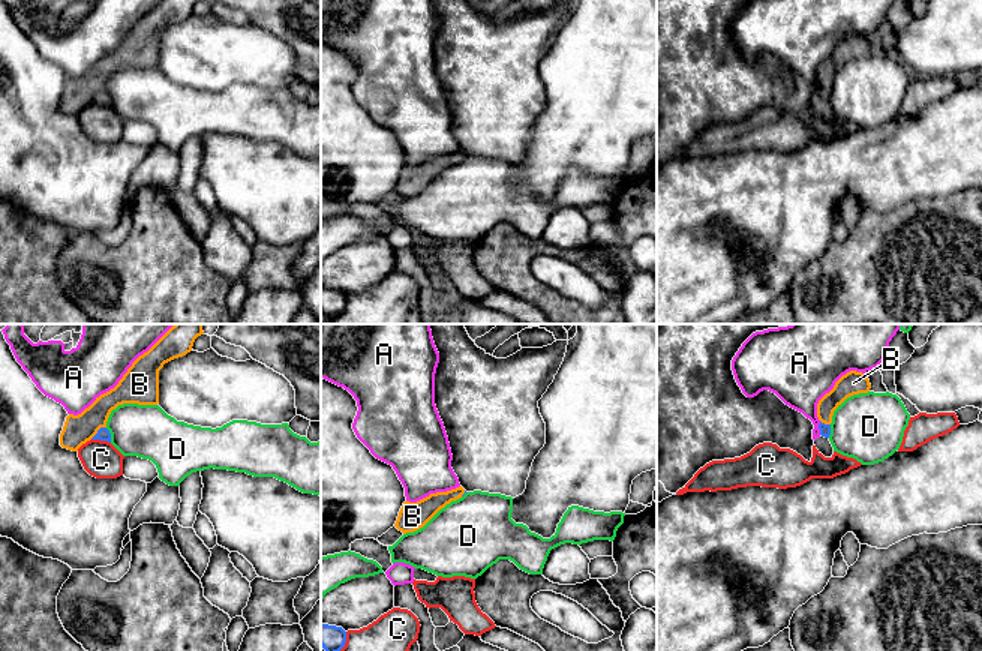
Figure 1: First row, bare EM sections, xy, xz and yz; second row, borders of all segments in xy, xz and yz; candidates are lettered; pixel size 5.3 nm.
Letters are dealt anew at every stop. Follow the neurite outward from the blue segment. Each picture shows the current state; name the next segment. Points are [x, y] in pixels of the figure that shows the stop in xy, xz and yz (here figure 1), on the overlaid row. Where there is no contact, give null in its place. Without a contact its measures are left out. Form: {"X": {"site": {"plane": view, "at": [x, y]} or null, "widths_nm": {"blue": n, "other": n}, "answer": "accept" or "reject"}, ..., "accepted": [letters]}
{"A": {"site": {"plane": "yz", "at": [819, 428]}, "widths_nm": {"blue": 60, "other": 240}, "answer": "reject"}, "B": {"site": {"plane": "xy", "at": [98, 431]}, "widths_nm": {"blue": 70, "other": 160}, "answer": "reject"}, "C": {"site": {"plane": "xy", "at": [101, 440]}, "widths_nm": {"blue": 70, "other": 200}, "answer": "reject"}, "D": {"site": {"plane": "xy", "at": [110, 435]}, "widths_nm": {"blue": 70, "other": 280}, "answer": "reject"}, "accepted": []}

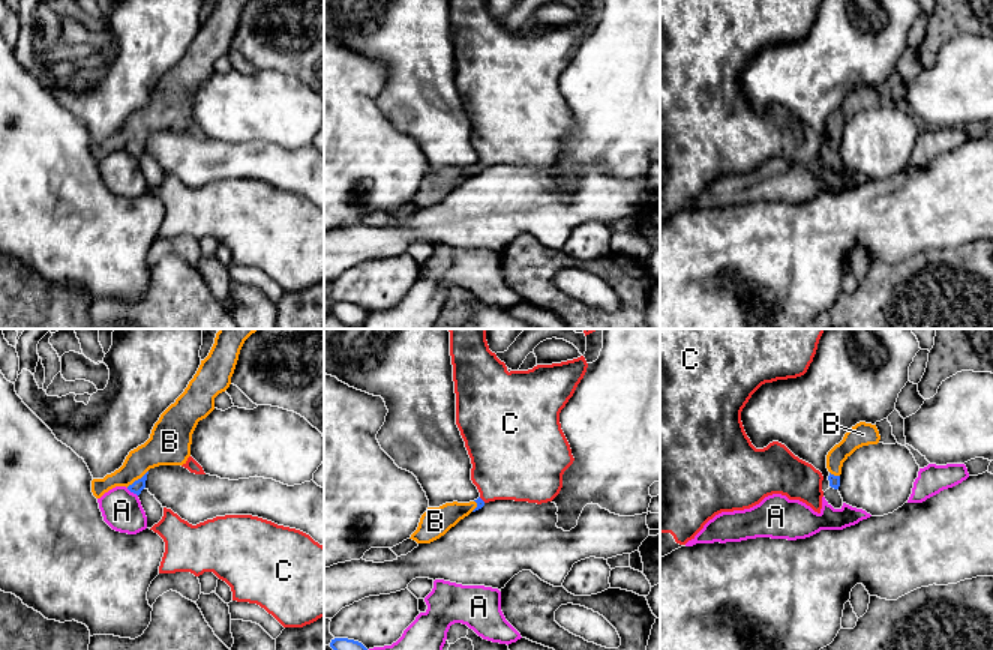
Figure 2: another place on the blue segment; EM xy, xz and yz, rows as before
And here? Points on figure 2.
{"A": {"site": {"plane": "xy", "at": [132, 491]}, "widths_nm": {"blue": 70, "other": 220}, "answer": "reject"}, "B": {"site": {"plane": "xy", "at": [138, 479]}, "widths_nm": {"blue": 70, "other": 220}, "answer": "reject"}, "C": {"site": {"plane": "xz", "at": [480, 499]}, "widths_nm": {"blue": 50, "other": 400}, "answer": "accept"}, "accepted": ["C"]}

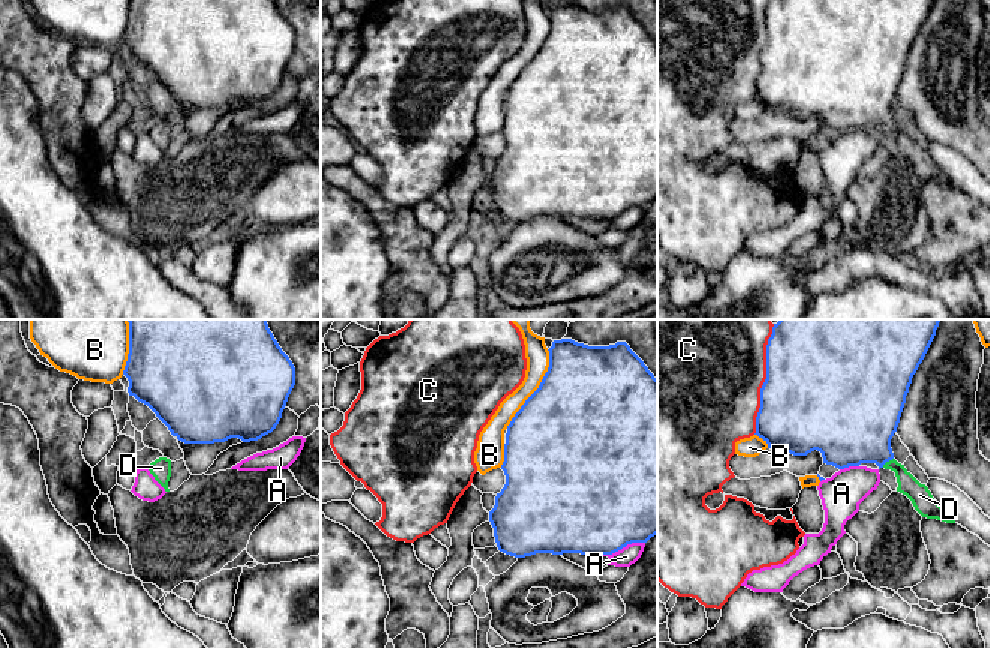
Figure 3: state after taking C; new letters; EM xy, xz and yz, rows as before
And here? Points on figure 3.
{"A": {"site": {"plane": "xz", "at": [623, 546]}, "widths_nm": {"blue": 500, "other": 100}, "answer": "reject"}, "B": {"site": {"plane": "xz", "at": [537, 389]}, "widths_nm": {"blue": 500, "other": 130}, "answer": "reject"}, "C": {"site": {"plane": "yz", "at": [765, 380]}, "widths_nm": {"blue": 500, "other": 480}, "answer": "reject"}, "D": {"site": {"plane": "yz", "at": [887, 461]}, "widths_nm": {"blue": 400, "other": 110}, "answer": "accept"}, "accepted": ["D"]}

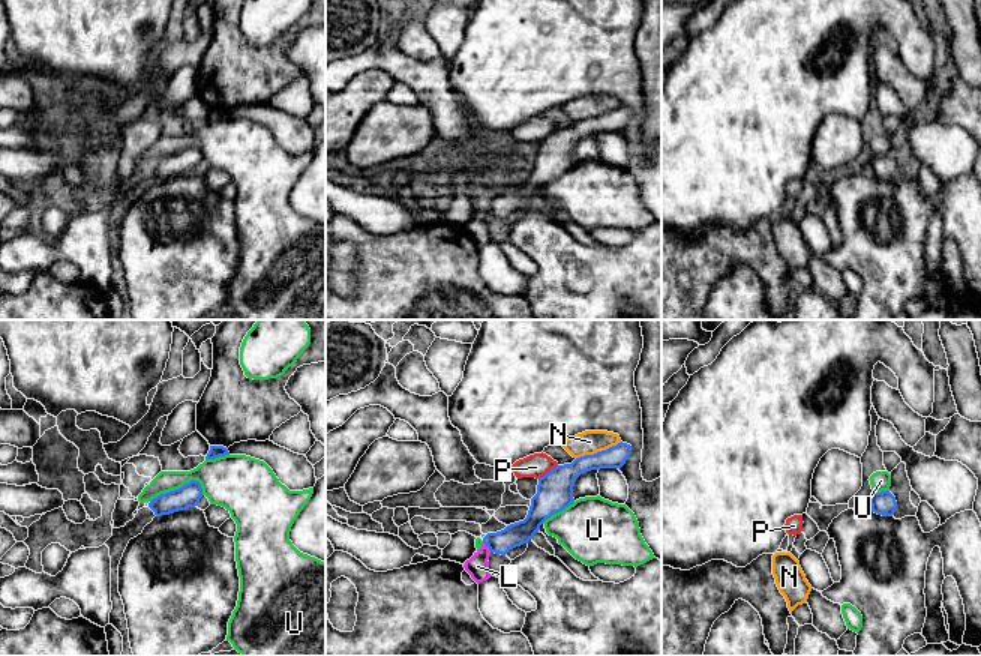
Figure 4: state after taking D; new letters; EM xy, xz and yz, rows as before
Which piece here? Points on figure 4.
{"L": {"site": {"plane": "xz", "at": [486, 545]}, "widths_nm": {"blue": 130, "other": 120}, "answer": "accept"}, "N": {"site": {"plane": "xz", "at": [599, 452]}, "widths_nm": {"blue": 150, "other": 130}, "answer": "reject"}, "P": {"site": {"plane": "xz", "at": [549, 472]}, "widths_nm": {"blue": 190, "other": 130}, "answer": "reject"}, "U": {"site": {"plane": "xy", "at": [179, 488]}, "widths_nm": {"blue": 120, "other": 260}, "answer": "reject"}, "accepted": ["L"]}

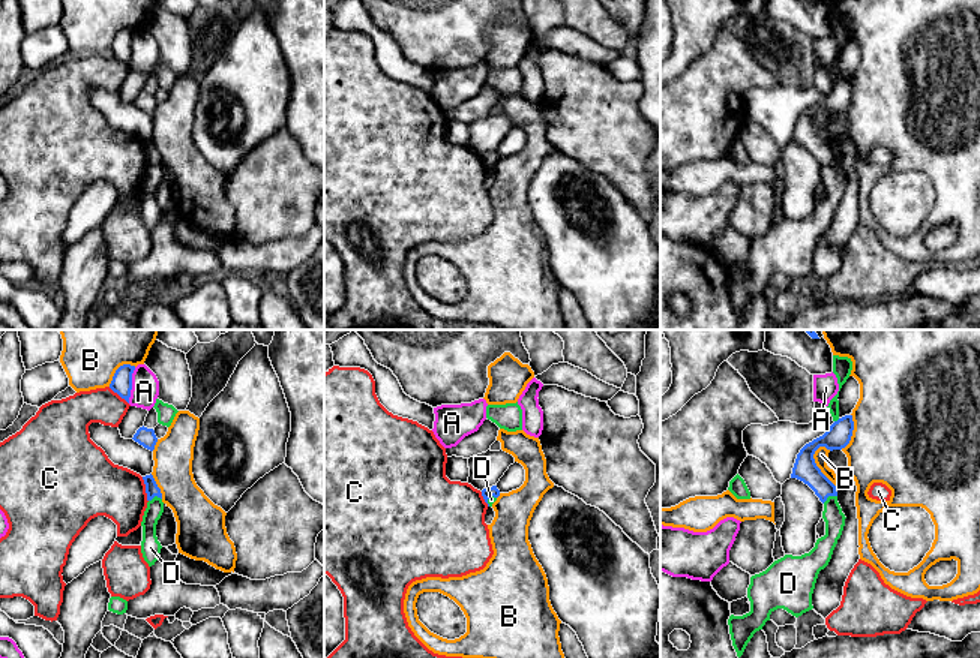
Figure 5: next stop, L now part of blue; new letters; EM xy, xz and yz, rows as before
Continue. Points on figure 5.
{"A": {"site": {"plane": "xy", "at": [131, 385]}, "widths_nm": {"blue": 110, "other": 150}, "answer": "reject"}, "B": {"site": {"plane": "yz", "at": [817, 466]}, "widths_nm": {"blue": 140, "other": 80}, "answer": "reject"}, "C": {"site": {"plane": "xy", "at": [146, 489]}, "widths_nm": {"blue": 70, "other": 300}, "answer": "reject"}, "D": {"site": {"plane": "yz", "at": [829, 495]}, "widths_nm": {"blue": 130, "other": 110}, "answer": "reject"}, "accepted": []}

